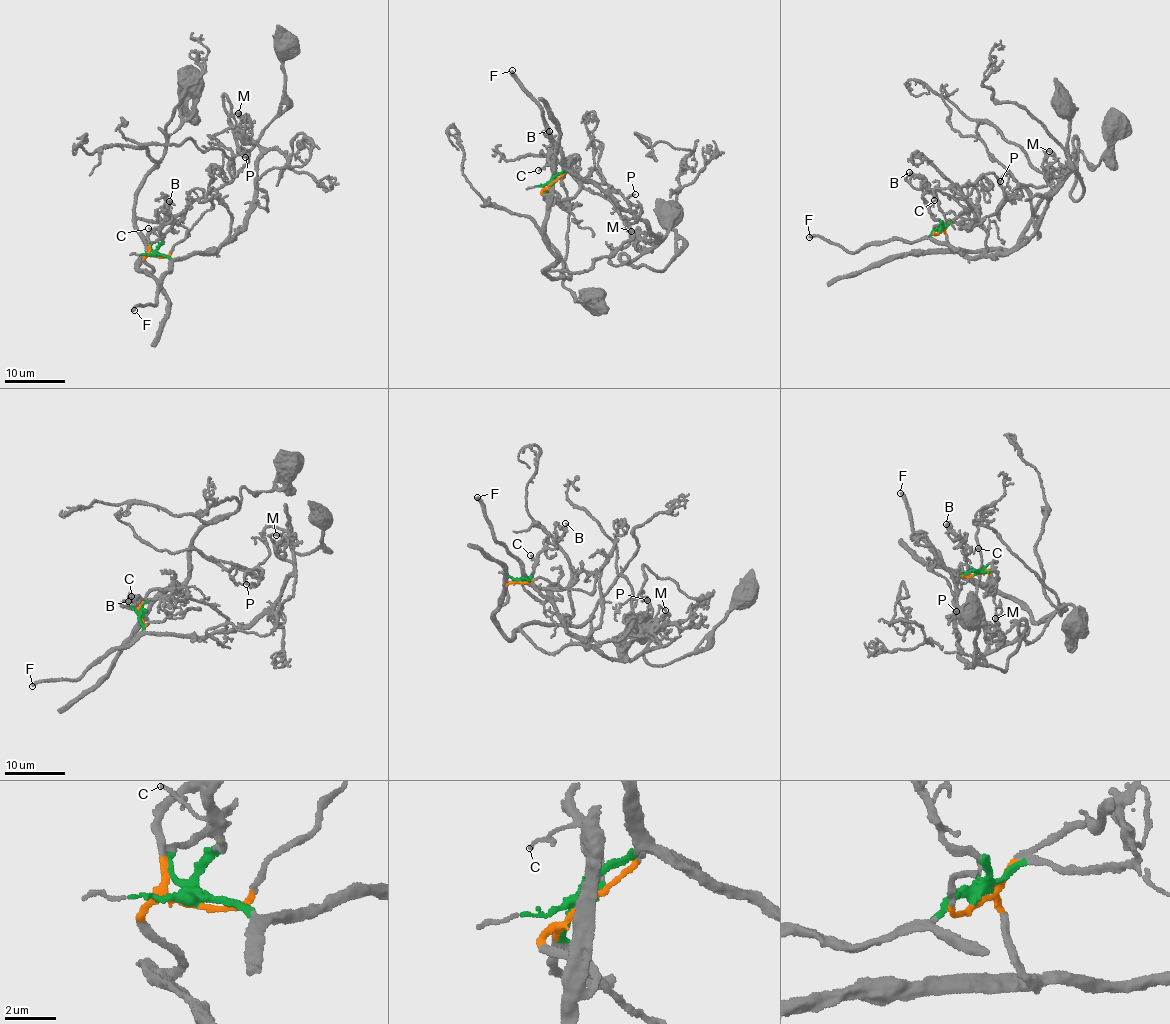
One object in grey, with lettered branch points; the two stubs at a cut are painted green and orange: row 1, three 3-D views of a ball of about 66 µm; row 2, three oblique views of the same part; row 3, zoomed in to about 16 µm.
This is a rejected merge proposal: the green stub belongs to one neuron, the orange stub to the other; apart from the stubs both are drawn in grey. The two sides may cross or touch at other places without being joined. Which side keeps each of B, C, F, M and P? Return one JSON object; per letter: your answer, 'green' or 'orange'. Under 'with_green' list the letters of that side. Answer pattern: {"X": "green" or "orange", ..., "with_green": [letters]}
{"B": "green", "C": "green", "F": "green", "M": "green", "P": "orange", "with_green": ["B", "C", "F", "M"]}

